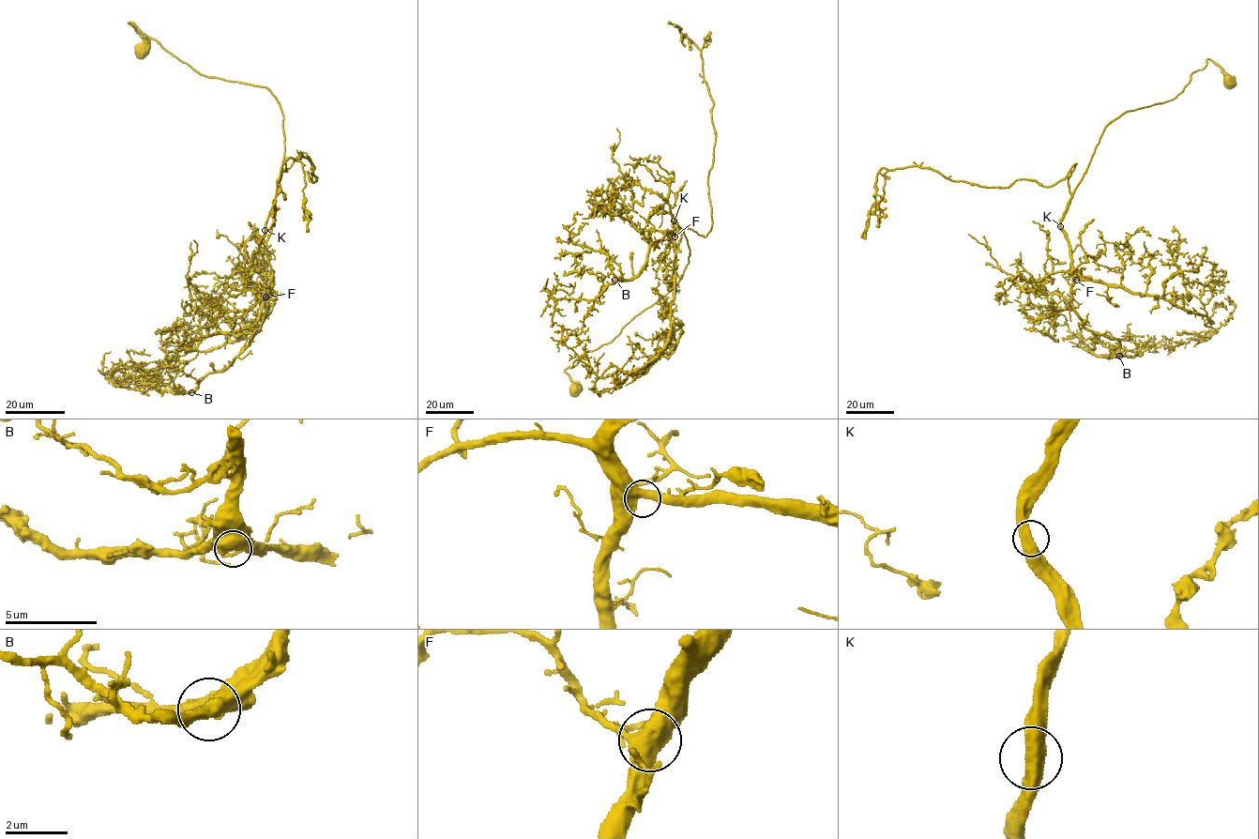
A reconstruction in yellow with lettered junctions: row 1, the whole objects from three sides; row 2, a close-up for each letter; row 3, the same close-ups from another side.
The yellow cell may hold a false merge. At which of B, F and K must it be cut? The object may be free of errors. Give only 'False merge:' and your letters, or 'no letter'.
False merge: no letter

